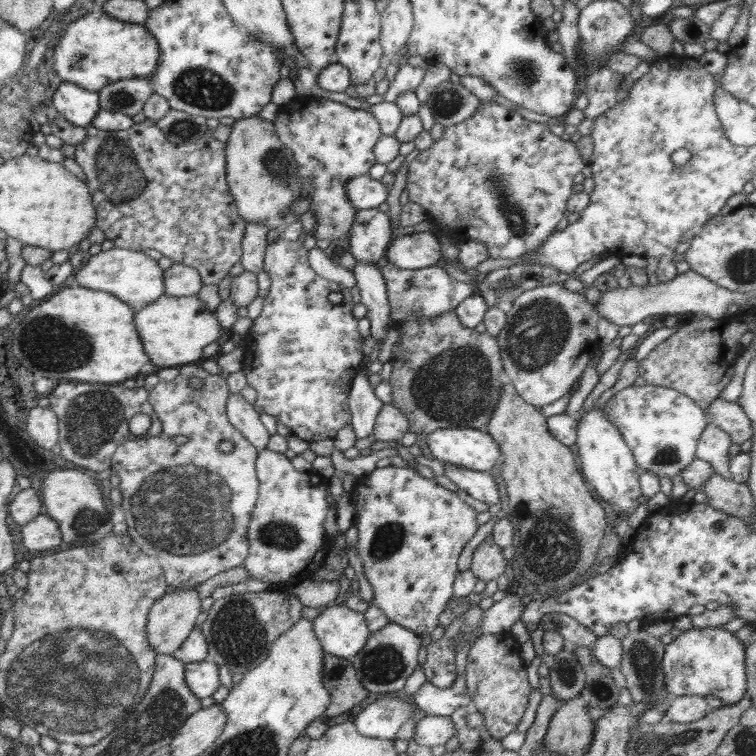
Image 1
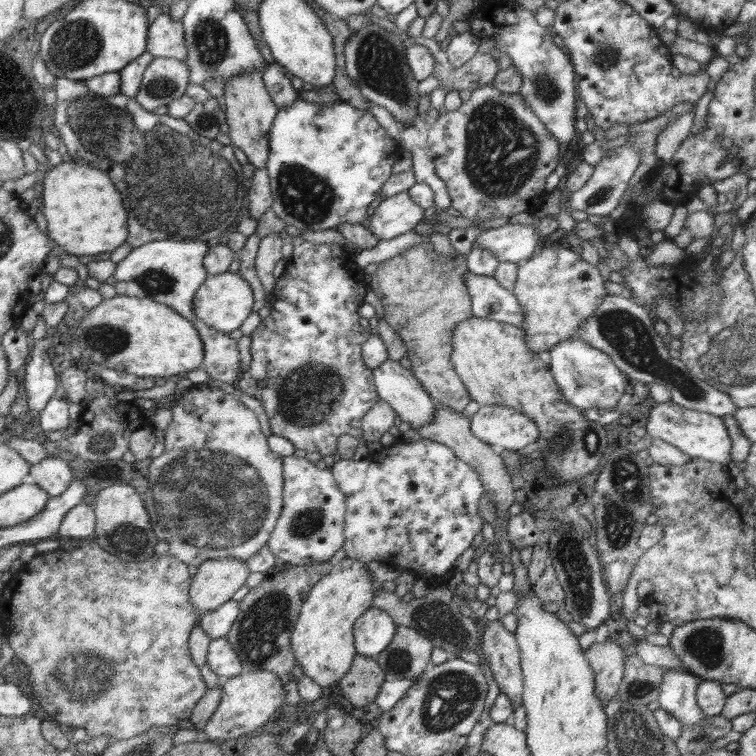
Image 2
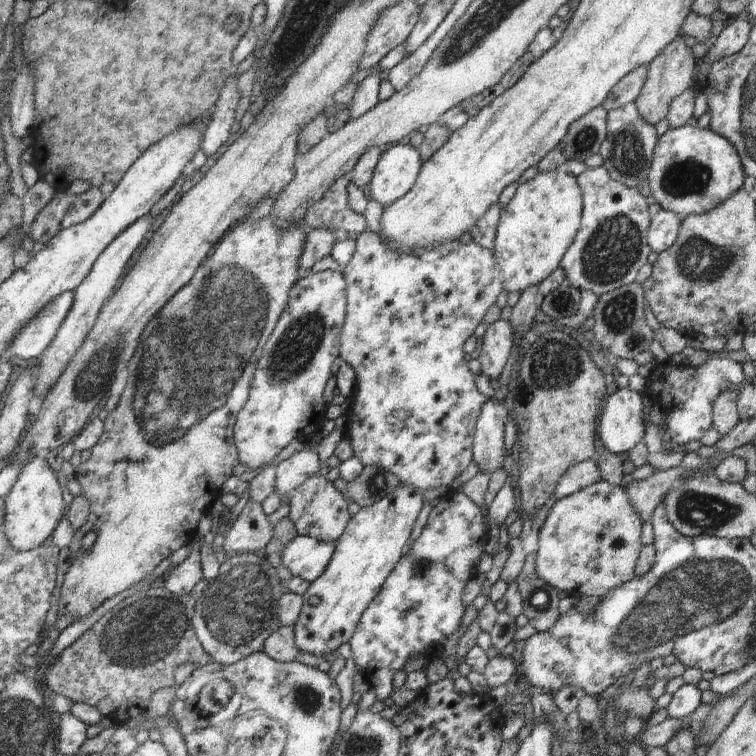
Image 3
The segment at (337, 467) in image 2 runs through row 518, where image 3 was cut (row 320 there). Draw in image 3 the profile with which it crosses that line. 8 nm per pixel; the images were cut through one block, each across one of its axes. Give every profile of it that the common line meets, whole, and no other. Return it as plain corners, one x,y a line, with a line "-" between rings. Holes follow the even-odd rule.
371,231
361,233
356,240
355,251
350,262
345,265
343,277
347,284
347,313
345,323
340,335
339,358
349,364
356,373
357,386
352,394
352,402
349,411
344,414
347,424
345,437
350,440
353,457
358,457
365,466
378,465
385,471
391,472
399,478
404,485
411,486
420,492
438,486
450,486
470,464
473,459
473,436
475,424
481,413
482,405
488,397
476,388
475,374
468,369
462,350
464,342
472,336
474,329
482,323
484,314
488,308
496,302
498,294
502,292
502,279
496,266
493,251
482,248
472,241
470,244
456,243
451,246
450,253
444,257
436,252
429,252
427,257
407,255
390,250
381,238

